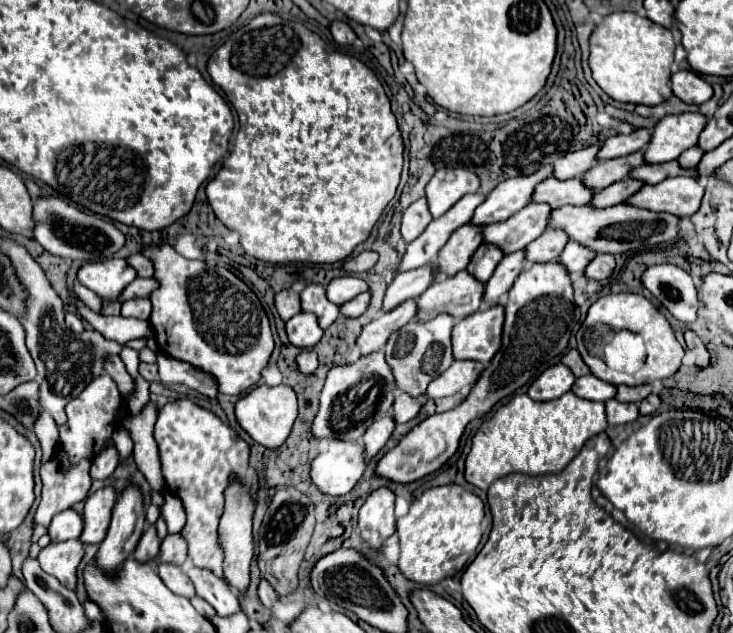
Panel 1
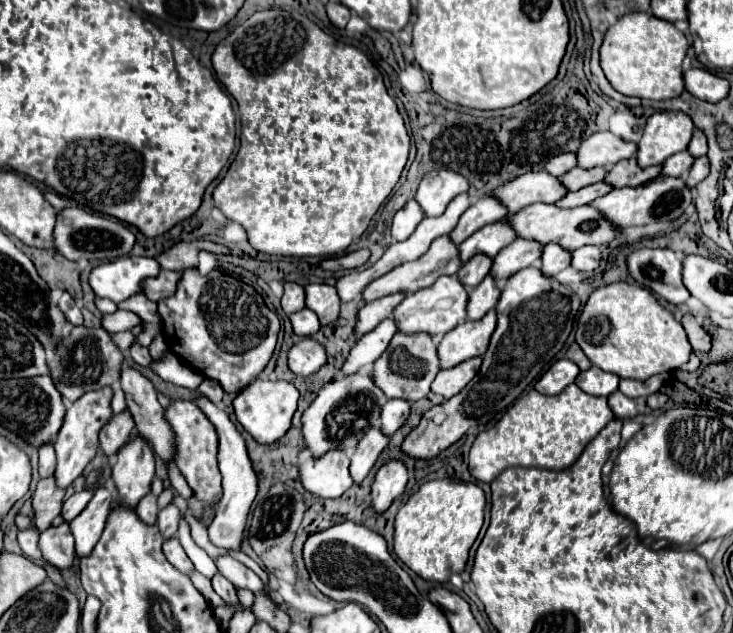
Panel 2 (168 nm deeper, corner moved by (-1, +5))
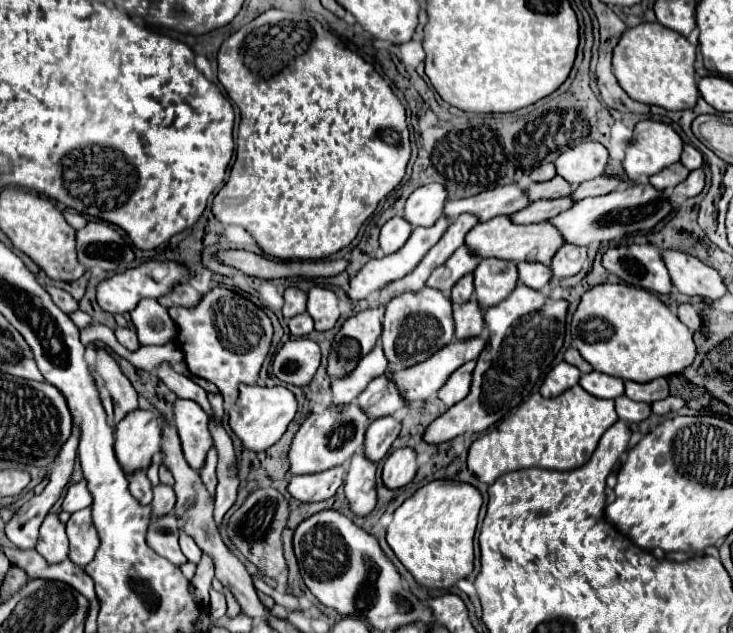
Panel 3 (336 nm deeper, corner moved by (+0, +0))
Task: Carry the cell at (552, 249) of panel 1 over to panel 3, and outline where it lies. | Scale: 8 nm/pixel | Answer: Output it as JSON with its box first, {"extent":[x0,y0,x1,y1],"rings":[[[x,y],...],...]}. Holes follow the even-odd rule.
{"extent":[473,259,517,309],"rings":[[[483,259],[473,271],[477,303],[483,309],[501,303],[515,289],[515,281],[517,281],[517,269],[513,261]]]}

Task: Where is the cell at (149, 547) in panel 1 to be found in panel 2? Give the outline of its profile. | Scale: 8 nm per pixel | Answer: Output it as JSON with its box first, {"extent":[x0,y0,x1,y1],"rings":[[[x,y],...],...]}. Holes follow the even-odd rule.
{"extent":[136,492,158,526],"rings":[[[152,492],[142,498],[142,502],[136,506],[136,514],[142,522],[148,522],[148,526],[154,526],[158,520],[158,506],[156,506],[156,496],[152,496]]]}

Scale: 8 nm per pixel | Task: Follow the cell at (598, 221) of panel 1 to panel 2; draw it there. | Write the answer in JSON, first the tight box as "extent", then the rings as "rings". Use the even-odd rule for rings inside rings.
{"extent":[508,204,620,250],"rings":[[[534,204],[534,206],[522,208],[514,216],[510,216],[508,220],[520,238],[538,240],[542,244],[558,242],[566,250],[576,250],[576,248],[586,246],[586,244],[606,246],[608,242],[612,242],[620,234],[620,230],[612,222],[606,222],[606,218],[602,218],[602,214],[598,214],[598,210],[594,210],[592,206],[564,210],[564,208],[558,208],[554,204]]]}

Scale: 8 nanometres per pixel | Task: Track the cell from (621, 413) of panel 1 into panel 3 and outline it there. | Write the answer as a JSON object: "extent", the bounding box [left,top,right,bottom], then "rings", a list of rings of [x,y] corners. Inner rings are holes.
{"extent":[615,395,651,425],"rings":[[[625,395],[615,399],[615,407],[617,407],[617,415],[621,421],[633,425],[633,423],[641,423],[651,415],[651,405],[649,403],[637,403]]]}

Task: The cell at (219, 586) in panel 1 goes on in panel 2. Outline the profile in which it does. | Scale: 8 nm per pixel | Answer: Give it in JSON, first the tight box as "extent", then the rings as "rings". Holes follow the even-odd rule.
{"extent":[212,574,238,604],"rings":[[[216,574],[216,576],[212,578],[212,588],[214,588],[214,592],[216,592],[224,602],[228,602],[228,604],[238,604],[236,588],[234,588],[226,578],[222,578],[220,574]]]}

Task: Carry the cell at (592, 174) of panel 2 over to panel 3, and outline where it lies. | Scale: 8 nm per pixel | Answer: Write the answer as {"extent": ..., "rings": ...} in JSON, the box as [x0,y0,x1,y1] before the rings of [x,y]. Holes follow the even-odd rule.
{"extent":[525,175,571,201],"rings":[[[555,175],[551,181],[543,181],[543,183],[531,183],[529,187],[525,187],[525,193],[529,195],[531,201],[539,201],[539,199],[559,199],[559,197],[567,197],[571,193],[571,185],[561,179],[559,175]]]}

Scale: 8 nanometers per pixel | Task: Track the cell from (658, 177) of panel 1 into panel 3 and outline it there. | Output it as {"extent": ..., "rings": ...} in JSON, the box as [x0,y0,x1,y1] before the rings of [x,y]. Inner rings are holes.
{"extent":[571,177,619,201],"rings":[[[597,177],[593,181],[585,181],[581,185],[577,185],[573,191],[571,191],[571,199],[573,201],[579,201],[583,197],[595,197],[595,195],[605,195],[609,191],[613,191],[615,187],[619,185],[619,179],[617,177]]]}

